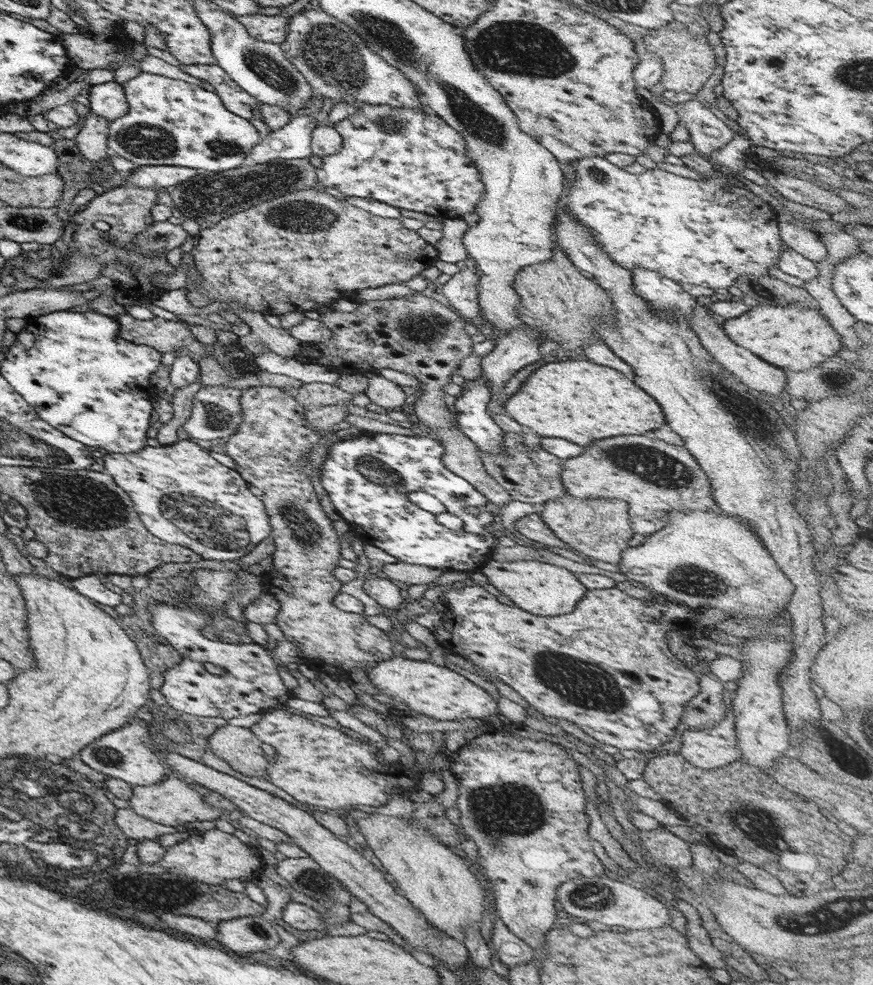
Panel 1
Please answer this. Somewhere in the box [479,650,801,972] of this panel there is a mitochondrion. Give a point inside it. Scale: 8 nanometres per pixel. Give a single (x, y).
(587, 896)

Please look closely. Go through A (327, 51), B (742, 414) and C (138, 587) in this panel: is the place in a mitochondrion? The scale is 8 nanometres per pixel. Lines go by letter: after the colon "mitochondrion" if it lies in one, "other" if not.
A: mitochondrion
B: mitochondrion
C: other

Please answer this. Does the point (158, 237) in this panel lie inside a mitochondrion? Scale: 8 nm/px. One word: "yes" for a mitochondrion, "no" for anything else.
yes

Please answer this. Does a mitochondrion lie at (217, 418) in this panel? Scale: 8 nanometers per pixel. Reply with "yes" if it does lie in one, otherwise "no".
yes

